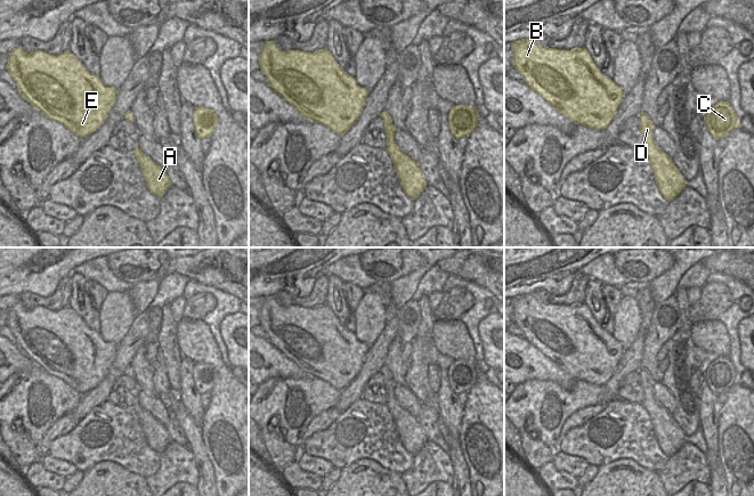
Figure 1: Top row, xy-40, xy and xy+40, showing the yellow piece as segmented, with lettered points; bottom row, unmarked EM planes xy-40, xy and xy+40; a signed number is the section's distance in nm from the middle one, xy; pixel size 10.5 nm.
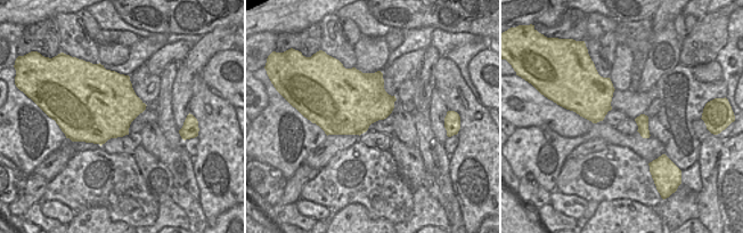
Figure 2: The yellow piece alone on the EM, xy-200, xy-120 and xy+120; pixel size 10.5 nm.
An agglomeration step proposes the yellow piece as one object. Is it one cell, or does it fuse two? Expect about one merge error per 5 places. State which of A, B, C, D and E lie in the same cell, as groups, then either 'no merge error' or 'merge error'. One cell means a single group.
A B C D E | no merge error

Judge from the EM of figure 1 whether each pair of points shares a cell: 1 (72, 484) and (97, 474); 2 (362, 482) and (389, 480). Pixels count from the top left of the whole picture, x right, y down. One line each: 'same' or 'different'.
1: different
2: same

